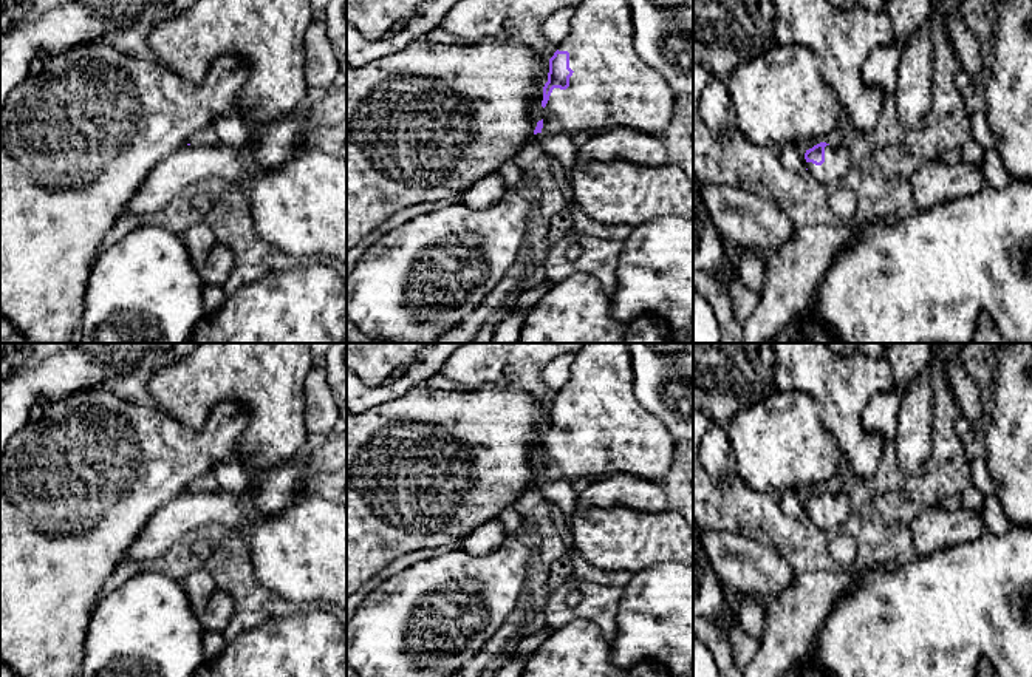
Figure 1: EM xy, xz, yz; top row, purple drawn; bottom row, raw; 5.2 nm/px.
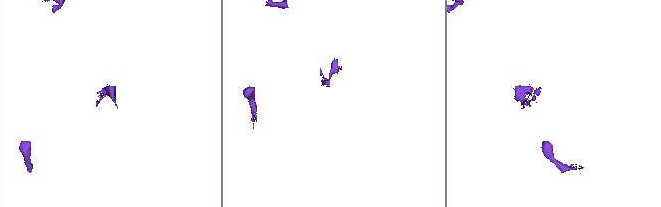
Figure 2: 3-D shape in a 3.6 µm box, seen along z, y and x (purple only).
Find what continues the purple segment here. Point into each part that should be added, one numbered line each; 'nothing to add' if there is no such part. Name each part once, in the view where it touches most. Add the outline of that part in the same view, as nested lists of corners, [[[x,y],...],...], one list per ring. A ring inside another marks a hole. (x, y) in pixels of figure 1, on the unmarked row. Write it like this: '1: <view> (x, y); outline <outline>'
1: xz (611, 432); outline [[[583,343],[576,352],[569,382],[557,391],[569,399],[574,417],[566,436],[554,434],[545,453],[543,479],[602,479],[631,473],[658,482],[671,468],[676,441],[668,428],[634,397],[628,343]]]

